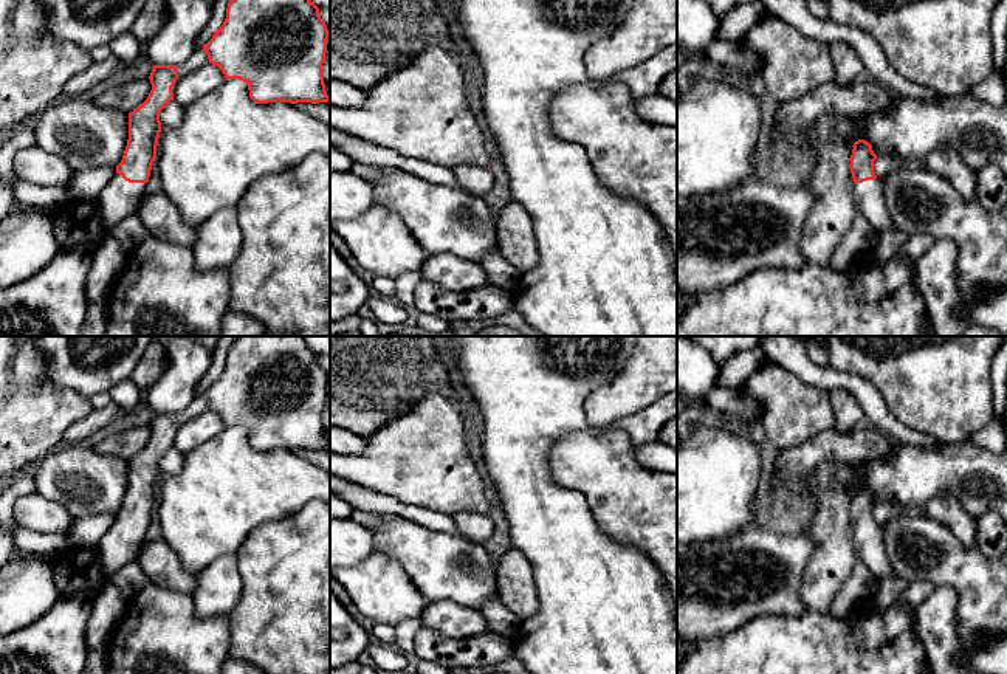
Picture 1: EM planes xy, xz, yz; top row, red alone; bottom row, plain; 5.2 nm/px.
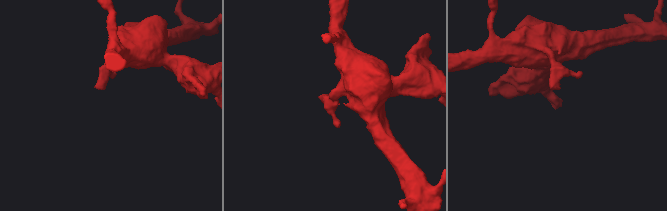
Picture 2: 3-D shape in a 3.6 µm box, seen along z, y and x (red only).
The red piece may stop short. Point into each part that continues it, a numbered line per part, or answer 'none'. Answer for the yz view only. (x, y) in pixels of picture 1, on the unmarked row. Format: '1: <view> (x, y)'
1: yz (871, 549)

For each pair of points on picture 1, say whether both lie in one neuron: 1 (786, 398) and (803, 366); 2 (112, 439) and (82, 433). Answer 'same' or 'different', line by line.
1: different
2: different

